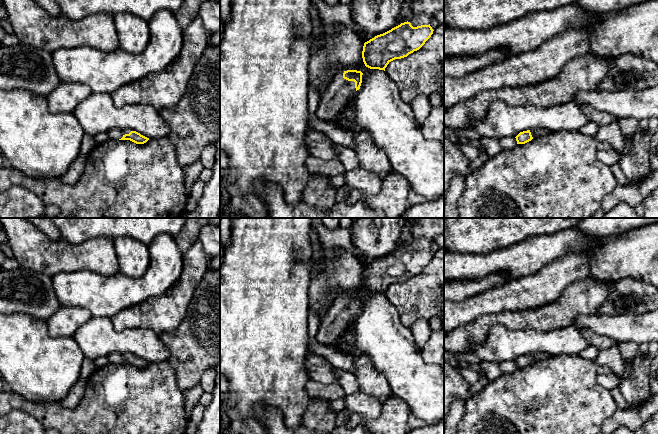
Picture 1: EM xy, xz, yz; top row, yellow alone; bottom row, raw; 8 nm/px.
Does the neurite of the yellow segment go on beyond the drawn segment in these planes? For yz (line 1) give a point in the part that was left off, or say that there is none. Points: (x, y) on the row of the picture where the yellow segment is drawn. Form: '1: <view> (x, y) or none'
1: yz (537, 132)

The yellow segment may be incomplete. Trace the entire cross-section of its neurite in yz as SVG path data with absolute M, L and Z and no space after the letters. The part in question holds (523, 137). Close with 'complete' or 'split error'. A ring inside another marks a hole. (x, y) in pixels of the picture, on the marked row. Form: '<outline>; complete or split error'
M535 128L535 129L520 132L519 134L515 135L515 138L516 138L517 144L525 144L531 141L532 139L544 136L548 133L550 133L550 131L545 129Z; split error

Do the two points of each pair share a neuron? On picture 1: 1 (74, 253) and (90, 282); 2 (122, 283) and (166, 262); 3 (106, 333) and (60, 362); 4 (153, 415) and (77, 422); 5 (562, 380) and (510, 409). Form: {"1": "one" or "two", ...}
{"1": "two", "2": "one", "3": "two", "4": "one", "5": "one"}

